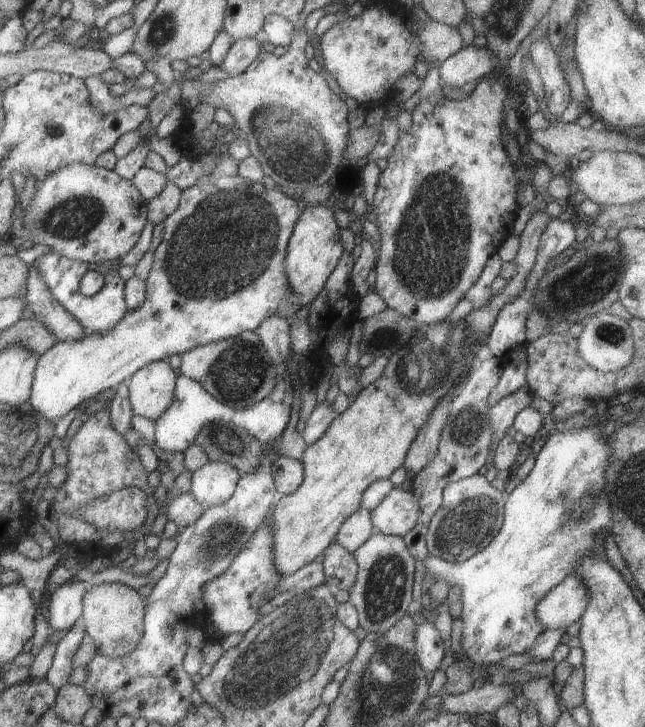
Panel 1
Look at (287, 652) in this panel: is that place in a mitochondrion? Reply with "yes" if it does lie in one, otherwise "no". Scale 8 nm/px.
yes

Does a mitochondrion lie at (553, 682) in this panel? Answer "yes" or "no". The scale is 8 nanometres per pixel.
no

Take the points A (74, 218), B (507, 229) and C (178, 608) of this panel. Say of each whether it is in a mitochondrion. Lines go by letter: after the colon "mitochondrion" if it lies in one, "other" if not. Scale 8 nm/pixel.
A: mitochondrion
B: other
C: other

